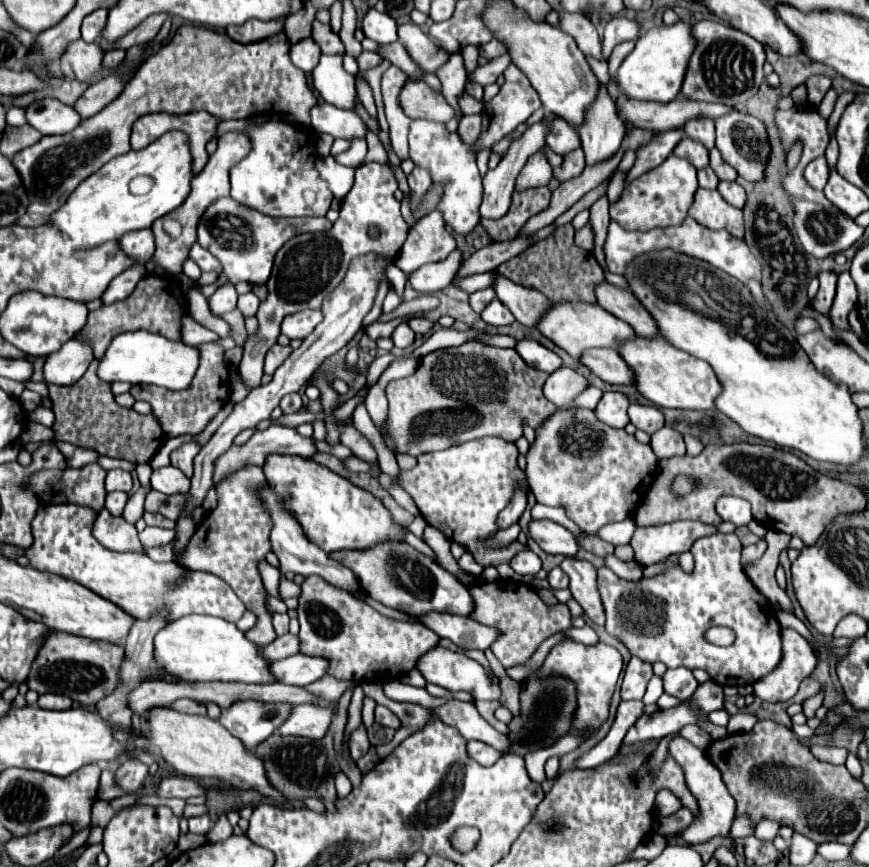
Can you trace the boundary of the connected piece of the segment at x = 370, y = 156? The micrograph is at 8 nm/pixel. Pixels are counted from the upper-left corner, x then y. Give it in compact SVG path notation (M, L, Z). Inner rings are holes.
M368 129L366 135L366 141L368 146L368 152L365 157L365 163L379 162L389 165L388 154L379 140L378 136Z

